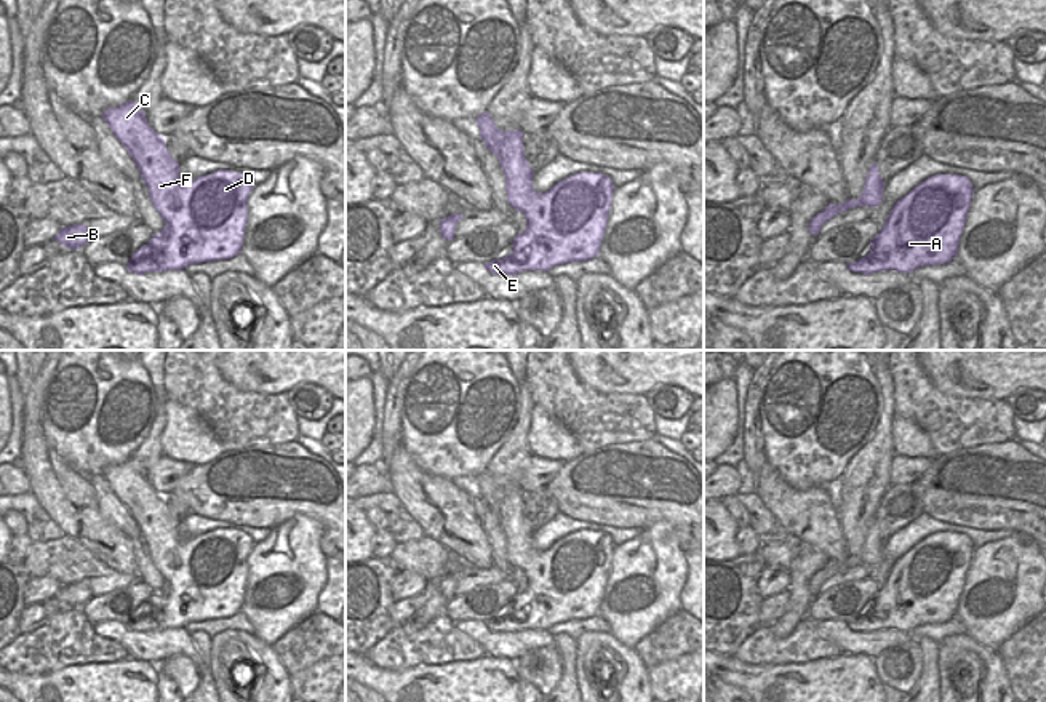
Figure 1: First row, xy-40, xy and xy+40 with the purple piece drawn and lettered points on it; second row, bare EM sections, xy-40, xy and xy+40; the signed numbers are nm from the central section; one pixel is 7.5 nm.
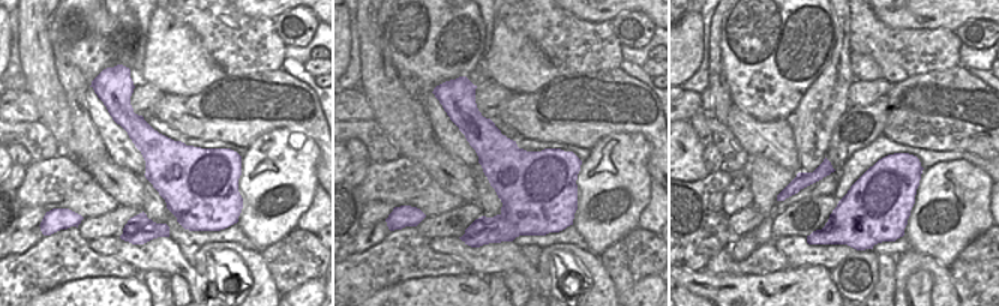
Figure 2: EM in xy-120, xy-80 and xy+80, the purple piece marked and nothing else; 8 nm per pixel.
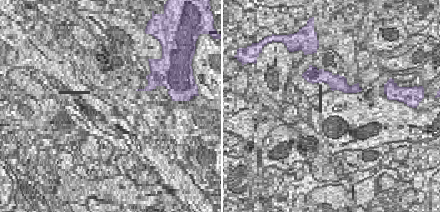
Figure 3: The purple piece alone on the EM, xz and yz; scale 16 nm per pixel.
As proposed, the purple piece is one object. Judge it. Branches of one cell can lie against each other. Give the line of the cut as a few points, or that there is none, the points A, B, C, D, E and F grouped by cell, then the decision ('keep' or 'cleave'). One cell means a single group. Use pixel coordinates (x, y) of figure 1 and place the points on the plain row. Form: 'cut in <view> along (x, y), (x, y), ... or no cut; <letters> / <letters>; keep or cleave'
no cut; A B C D E F; keep

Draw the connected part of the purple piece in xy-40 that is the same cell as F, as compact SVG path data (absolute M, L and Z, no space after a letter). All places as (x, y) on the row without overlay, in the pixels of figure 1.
M134 459L107 467L102 477L136 521L152 563L165 579L162 590L133 611L128 630L184 628L190 622L242 611L248 555L254 545L248 534L218 528L181 540L179 521Z

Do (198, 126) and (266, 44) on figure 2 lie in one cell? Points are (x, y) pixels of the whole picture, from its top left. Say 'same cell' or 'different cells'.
different cells

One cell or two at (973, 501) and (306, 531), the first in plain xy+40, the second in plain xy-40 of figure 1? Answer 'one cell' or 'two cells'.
two cells

